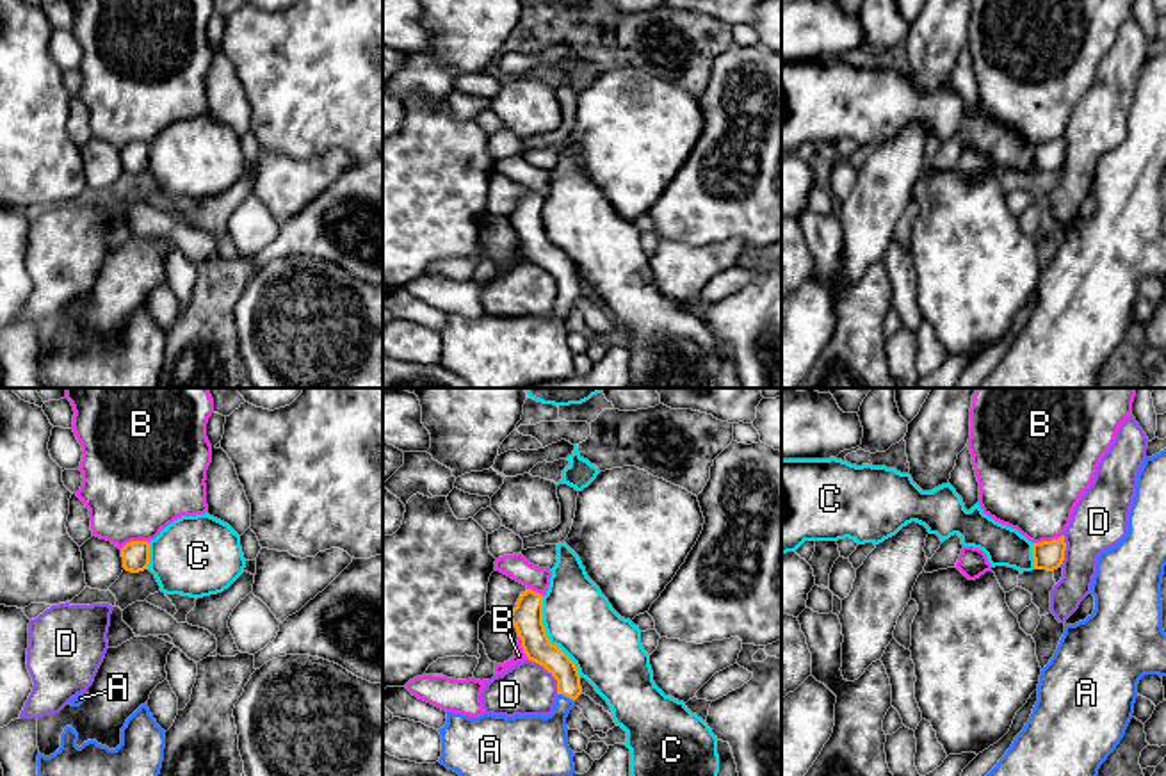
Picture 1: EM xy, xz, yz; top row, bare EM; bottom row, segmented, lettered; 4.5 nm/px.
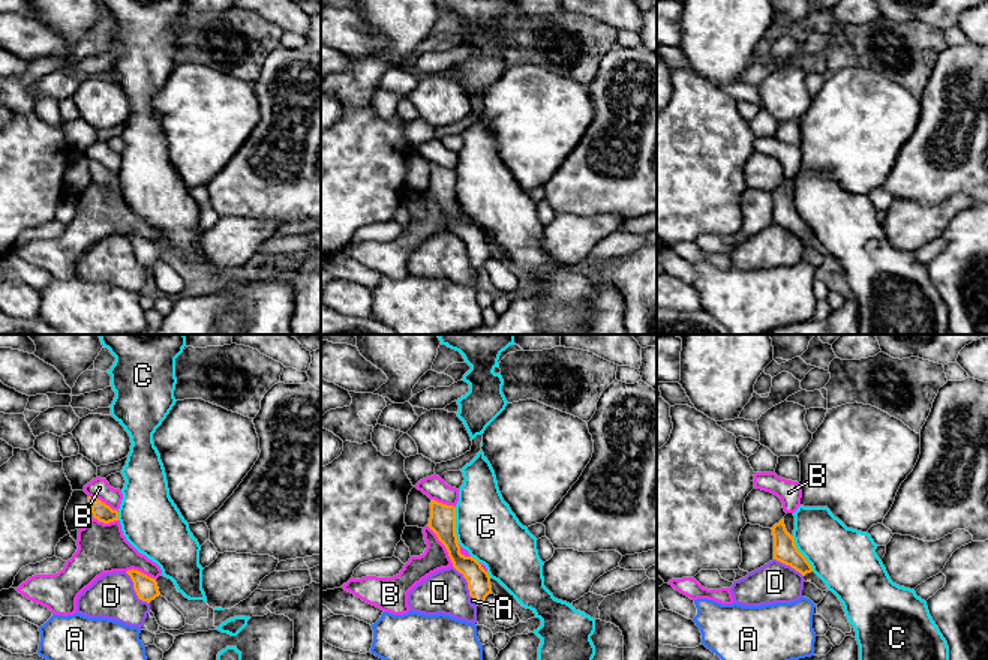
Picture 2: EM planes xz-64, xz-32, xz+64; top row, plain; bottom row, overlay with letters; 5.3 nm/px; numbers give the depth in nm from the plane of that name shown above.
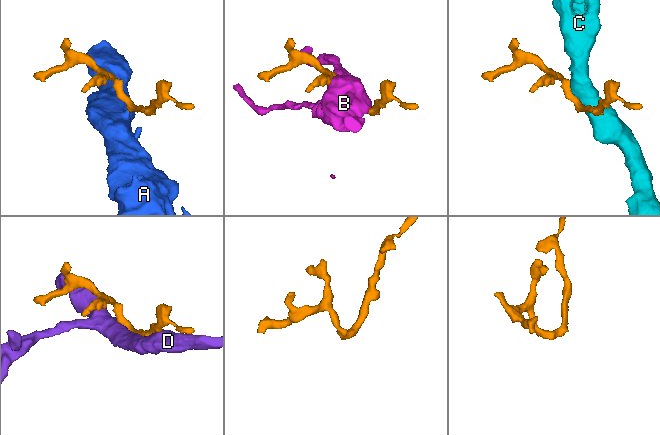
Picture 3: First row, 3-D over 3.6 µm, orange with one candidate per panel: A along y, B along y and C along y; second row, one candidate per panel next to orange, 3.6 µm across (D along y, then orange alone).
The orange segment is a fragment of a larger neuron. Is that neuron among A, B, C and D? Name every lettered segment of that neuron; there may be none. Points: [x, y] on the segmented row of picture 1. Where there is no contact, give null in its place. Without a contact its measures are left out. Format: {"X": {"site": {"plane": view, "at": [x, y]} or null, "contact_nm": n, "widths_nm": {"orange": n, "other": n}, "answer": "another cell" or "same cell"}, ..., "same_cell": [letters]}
{"A": {"site": {"plane": "xz", "at": [566, 696]}, "contact_nm": 90, "widths_nm": {"orange": 120, "other": 260}, "answer": "same cell"}, "B": {"site": {"plane": "xy", "at": [134, 541]}, "contact_nm": 140, "widths_nm": {"orange": 130, "other": 460}, "answer": "another cell"}, "C": {"site": {"plane": "xz", "at": [547, 638]}, "contact_nm": 400, "widths_nm": {"orange": 140, "other": 300}, "answer": "another cell"}, "D": {"site": {"plane": "xz", "at": [549, 671]}, "contact_nm": 200, "widths_nm": {"orange": 130, "other": 240}, "answer": "another cell"}, "same_cell": ["A"]}

